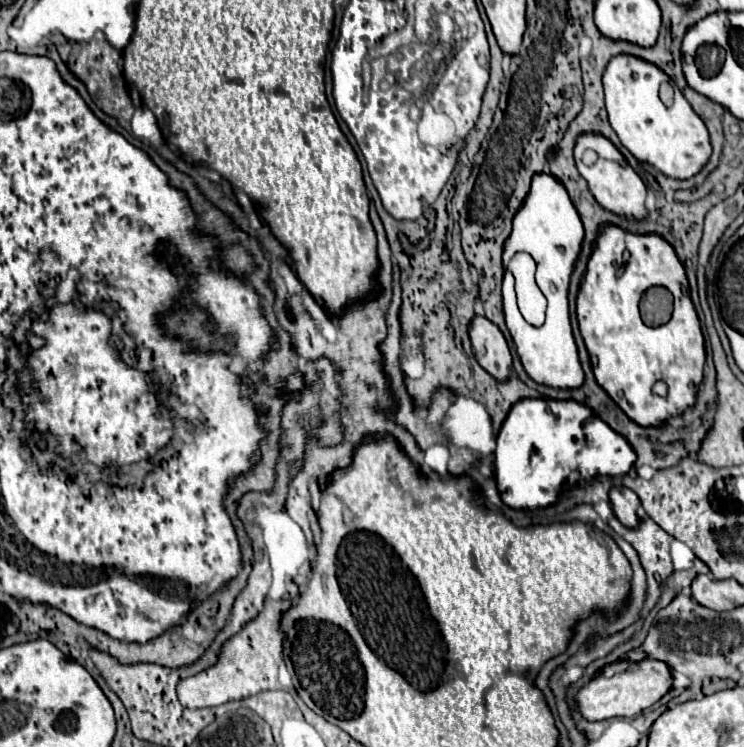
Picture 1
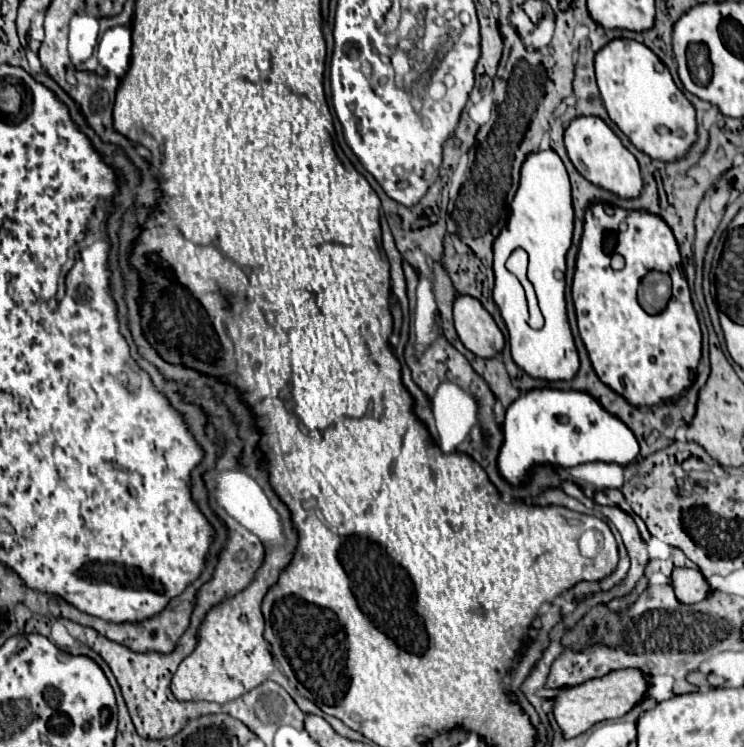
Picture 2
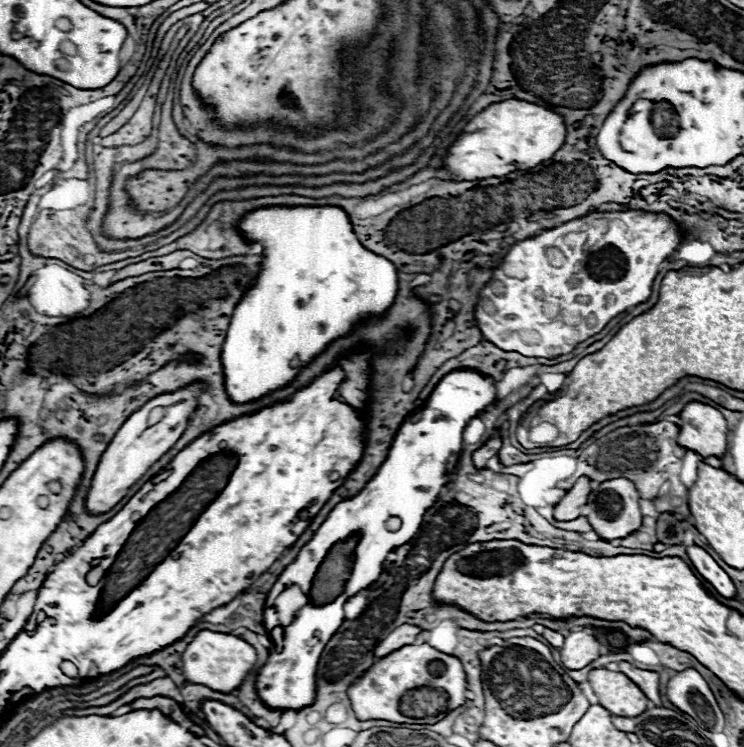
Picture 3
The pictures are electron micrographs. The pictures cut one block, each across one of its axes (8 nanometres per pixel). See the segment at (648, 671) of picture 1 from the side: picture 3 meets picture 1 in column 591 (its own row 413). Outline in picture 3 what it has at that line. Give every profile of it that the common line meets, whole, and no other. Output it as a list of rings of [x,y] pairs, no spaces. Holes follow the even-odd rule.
[[[690,402],[678,416],[682,420],[678,444],[682,444],[688,450],[698,452],[702,458],[706,458],[706,456],[718,456],[720,458],[726,454],[726,450],[728,450],[728,426],[726,426],[724,416],[716,408],[700,404],[700,402]]]

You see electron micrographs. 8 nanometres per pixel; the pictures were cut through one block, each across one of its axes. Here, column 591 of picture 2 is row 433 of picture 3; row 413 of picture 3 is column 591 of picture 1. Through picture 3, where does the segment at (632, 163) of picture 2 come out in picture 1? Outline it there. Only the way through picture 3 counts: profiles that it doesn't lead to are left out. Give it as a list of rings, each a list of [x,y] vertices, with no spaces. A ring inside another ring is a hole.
[[[582,134],[576,140],[576,146],[574,146],[574,158],[576,158],[578,172],[584,176],[584,180],[590,186],[592,196],[596,198],[596,202],[604,210],[608,210],[612,214],[618,214],[618,216],[634,218],[634,220],[646,218],[646,206],[644,206],[646,186],[644,186],[642,178],[632,170],[632,166],[624,160],[624,156],[614,148],[614,144],[610,140],[606,140],[600,134]],[[586,150],[594,150],[598,154],[598,160],[590,166],[582,162],[582,156],[584,156]]]

